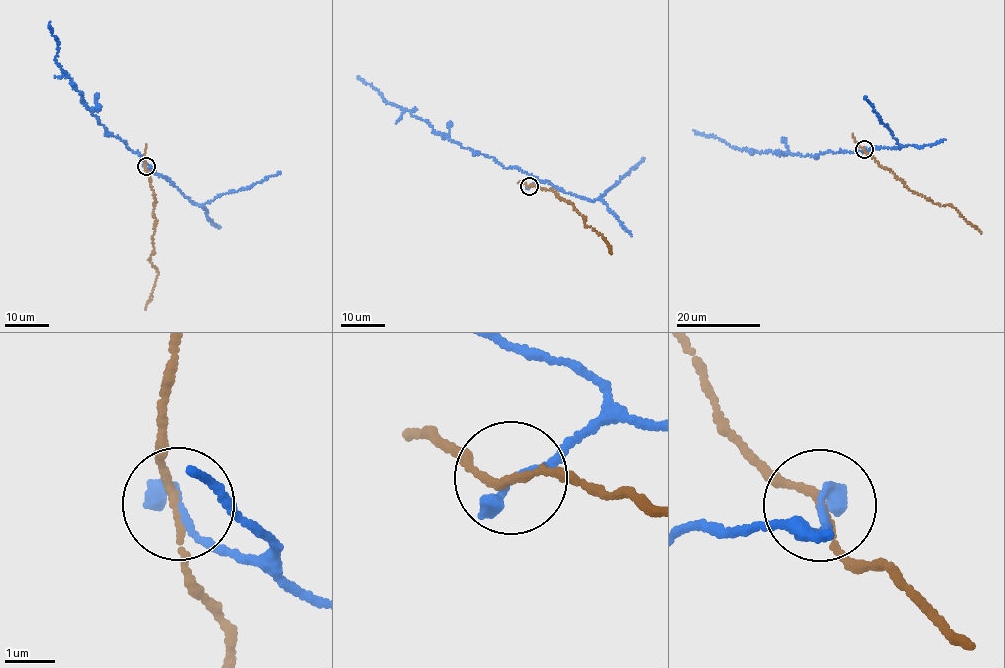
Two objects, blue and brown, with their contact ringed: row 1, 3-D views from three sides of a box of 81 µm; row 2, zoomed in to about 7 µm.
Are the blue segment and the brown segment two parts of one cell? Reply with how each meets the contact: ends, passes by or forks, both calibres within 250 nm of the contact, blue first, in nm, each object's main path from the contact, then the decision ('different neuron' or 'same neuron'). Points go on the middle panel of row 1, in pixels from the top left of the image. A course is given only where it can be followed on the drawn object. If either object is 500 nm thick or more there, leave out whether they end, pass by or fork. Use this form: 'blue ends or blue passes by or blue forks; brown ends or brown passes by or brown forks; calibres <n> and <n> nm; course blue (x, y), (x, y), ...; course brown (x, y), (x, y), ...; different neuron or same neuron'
blue ends; brown passes by; calibres 240 and 130 nm; course blue (529, 186), (536, 177), (503, 167), (435, 133), (427, 121), (384, 100), (356, 75); course brown (529, 186), (551, 189), (568, 201), (584, 217), (585, 225), (601, 235), (611, 253); different neuron

